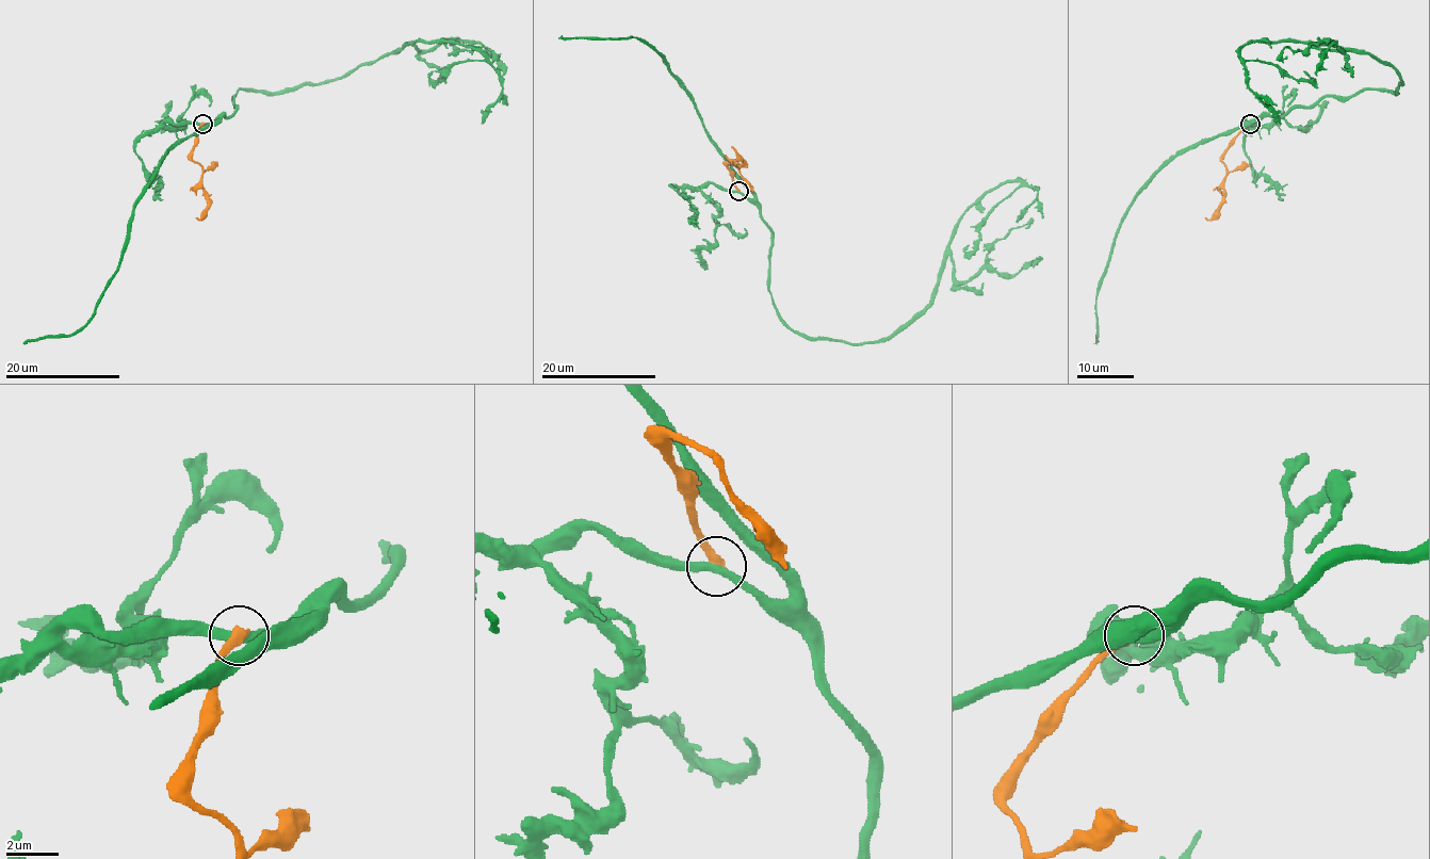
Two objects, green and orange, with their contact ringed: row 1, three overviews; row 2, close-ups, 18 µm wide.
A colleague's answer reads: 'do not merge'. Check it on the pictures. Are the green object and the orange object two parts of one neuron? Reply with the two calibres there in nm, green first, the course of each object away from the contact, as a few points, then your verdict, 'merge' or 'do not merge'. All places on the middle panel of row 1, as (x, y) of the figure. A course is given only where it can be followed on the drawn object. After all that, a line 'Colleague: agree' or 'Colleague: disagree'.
340/420 nm | green via (737, 191), (770, 230), (775, 309), (813, 338), (900, 330), (958, 220), (1019, 182), (969, 245) | orange via (737, 191), (728, 163), (737, 167), (742, 158), (730, 146) | do not merge
Colleague: agree

